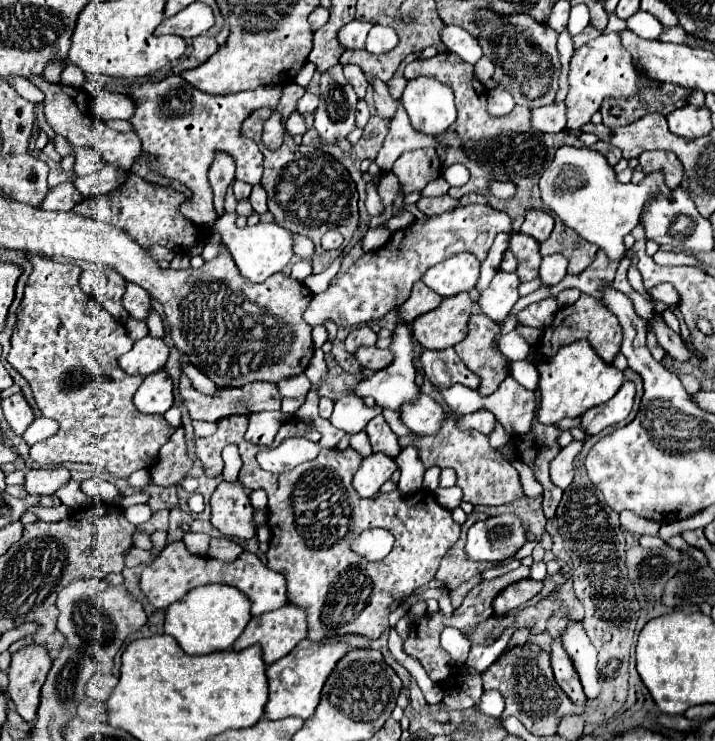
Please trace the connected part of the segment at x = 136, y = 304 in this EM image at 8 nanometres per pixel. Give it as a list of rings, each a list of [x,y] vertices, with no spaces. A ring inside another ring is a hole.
[[[128,283],[126,293],[124,293],[124,307],[130,313],[130,317],[134,317],[138,321],[146,321],[148,313],[152,311],[150,295],[142,287],[138,287],[134,283]]]

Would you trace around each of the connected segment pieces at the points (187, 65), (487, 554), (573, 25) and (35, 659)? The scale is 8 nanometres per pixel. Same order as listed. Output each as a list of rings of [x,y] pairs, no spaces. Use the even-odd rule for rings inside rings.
[[[200,35],[200,37],[192,39],[192,47],[194,47],[192,55],[190,55],[186,61],[174,65],[174,67],[172,67],[172,73],[182,73],[182,71],[188,71],[188,69],[192,69],[192,67],[202,65],[204,61],[208,61],[210,55],[216,53],[218,43],[216,43],[216,39],[212,39],[212,37],[208,37],[208,35]]]
[[[496,515],[478,521],[468,531],[466,553],[474,561],[500,563],[518,553],[518,549],[528,541],[522,521],[512,515]]]
[[[574,5],[570,9],[570,21],[568,21],[568,33],[574,37],[588,25],[588,7],[586,5]]]
[[[26,645],[12,655],[8,669],[8,697],[26,723],[32,723],[36,719],[40,689],[50,667],[52,659],[42,645]]]

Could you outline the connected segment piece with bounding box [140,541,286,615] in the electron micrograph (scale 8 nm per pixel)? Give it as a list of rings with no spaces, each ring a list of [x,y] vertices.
[[[176,541],[162,549],[162,553],[144,569],[140,579],[140,589],[156,609],[166,609],[168,605],[180,601],[190,589],[210,583],[224,583],[240,589],[252,603],[252,615],[262,615],[272,609],[280,609],[286,603],[286,581],[284,575],[268,569],[254,553],[240,553],[234,561],[224,563],[210,557],[192,555],[182,541]]]

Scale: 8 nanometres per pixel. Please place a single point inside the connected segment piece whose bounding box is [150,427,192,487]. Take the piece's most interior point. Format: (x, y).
(173, 465)

